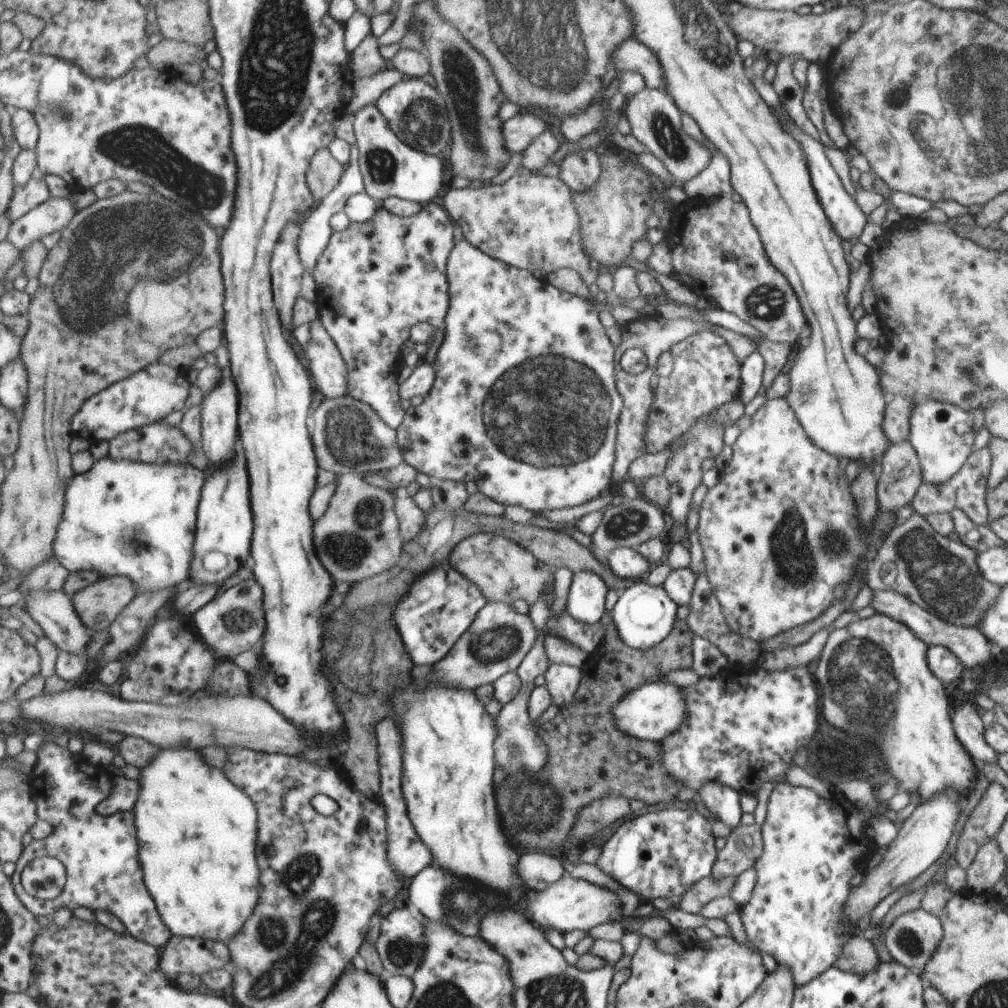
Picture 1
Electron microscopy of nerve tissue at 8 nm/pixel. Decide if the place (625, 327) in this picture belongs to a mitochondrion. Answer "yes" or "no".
no

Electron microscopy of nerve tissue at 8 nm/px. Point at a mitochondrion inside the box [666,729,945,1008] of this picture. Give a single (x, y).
(909, 941)

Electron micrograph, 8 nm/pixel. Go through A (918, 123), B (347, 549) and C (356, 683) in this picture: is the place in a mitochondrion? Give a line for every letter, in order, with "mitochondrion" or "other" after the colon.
A: mitochondrion
B: mitochondrion
C: mitochondrion

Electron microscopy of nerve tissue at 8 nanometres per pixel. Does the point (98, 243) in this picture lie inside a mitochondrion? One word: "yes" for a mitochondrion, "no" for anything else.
yes

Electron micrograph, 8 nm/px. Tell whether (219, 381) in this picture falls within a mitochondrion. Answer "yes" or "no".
no

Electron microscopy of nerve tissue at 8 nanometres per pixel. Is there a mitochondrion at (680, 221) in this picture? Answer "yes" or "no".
no

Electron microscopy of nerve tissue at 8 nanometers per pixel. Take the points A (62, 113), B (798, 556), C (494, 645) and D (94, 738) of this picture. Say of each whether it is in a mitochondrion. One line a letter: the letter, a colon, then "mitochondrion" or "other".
A: mitochondrion
B: mitochondrion
C: mitochondrion
D: other

